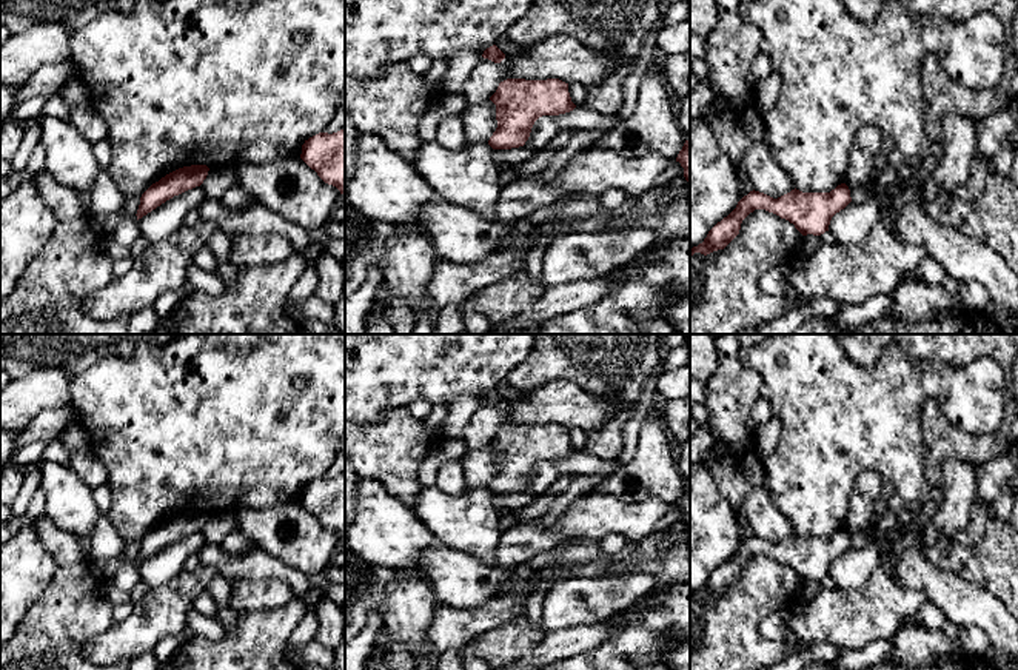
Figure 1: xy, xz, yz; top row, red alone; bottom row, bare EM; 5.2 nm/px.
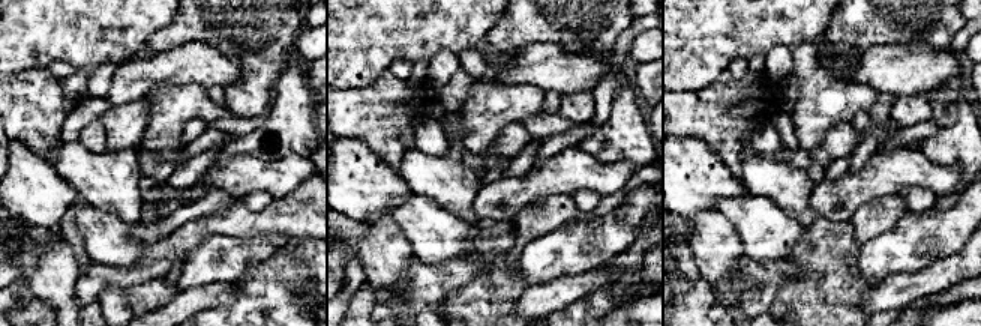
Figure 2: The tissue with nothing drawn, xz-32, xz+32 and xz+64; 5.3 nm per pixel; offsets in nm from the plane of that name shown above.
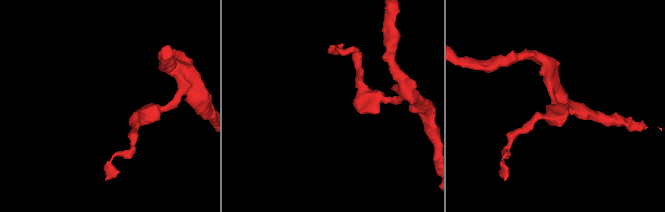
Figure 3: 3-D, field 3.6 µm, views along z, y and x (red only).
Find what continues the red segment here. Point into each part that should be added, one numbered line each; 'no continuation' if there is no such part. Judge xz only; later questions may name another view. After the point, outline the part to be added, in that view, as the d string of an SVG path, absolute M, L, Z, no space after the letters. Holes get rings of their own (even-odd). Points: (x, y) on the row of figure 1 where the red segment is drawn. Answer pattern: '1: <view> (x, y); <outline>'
no continuation

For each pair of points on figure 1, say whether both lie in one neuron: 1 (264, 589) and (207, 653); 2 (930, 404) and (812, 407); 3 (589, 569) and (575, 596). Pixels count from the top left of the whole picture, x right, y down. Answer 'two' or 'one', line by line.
1: two
2: two
3: two

